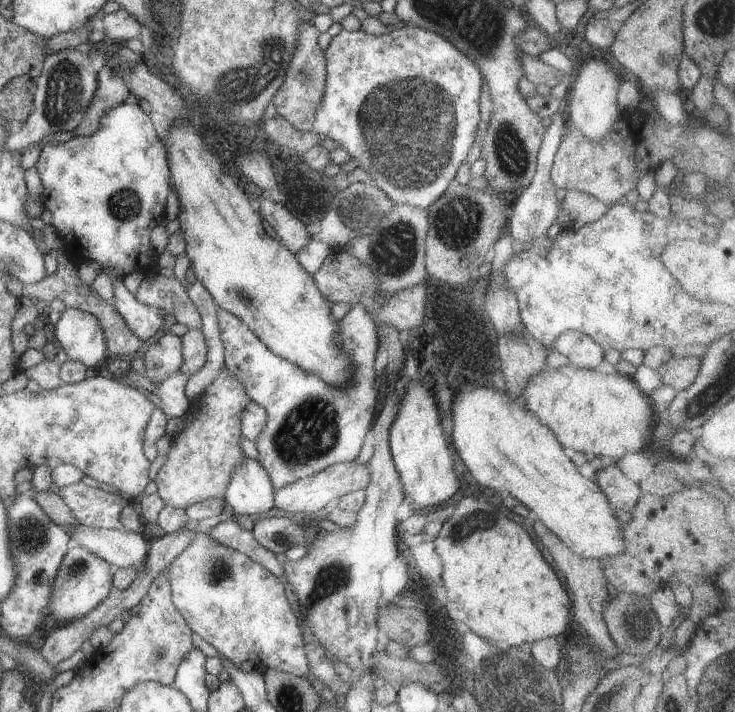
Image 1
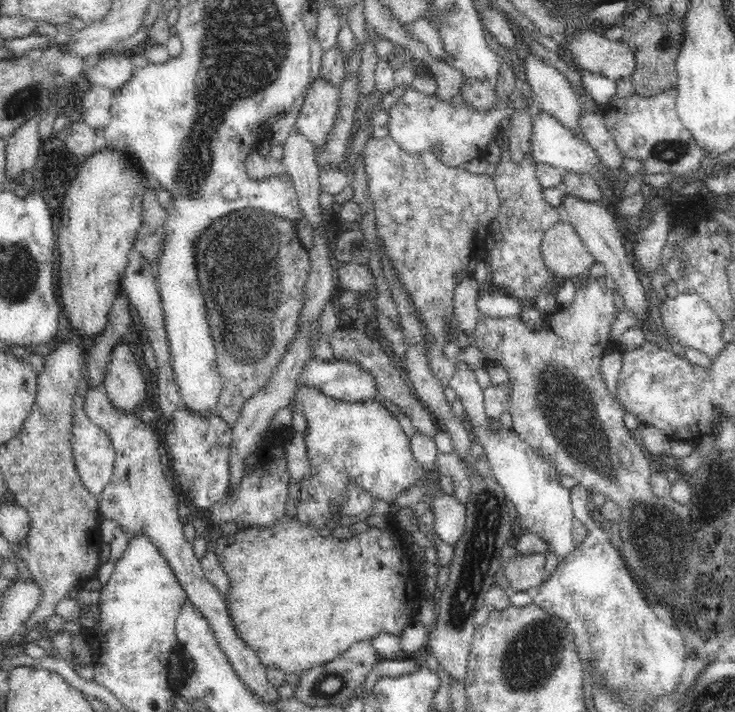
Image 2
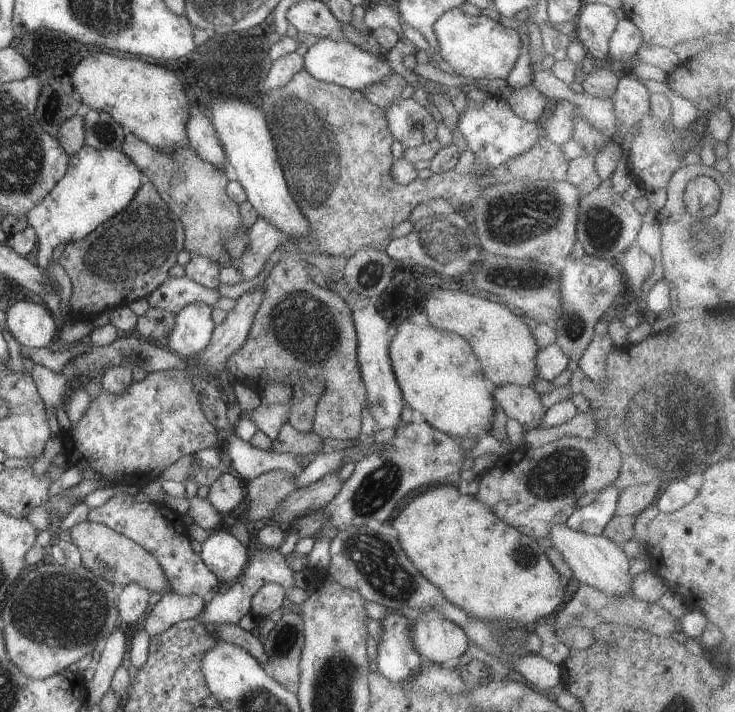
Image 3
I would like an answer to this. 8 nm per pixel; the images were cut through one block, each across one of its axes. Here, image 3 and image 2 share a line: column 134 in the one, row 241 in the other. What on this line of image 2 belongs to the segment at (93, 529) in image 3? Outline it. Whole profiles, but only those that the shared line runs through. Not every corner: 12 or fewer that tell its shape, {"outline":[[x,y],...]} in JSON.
{"outline":[[568,222],[544,232],[542,258],[557,279],[583,281],[596,263]]}

